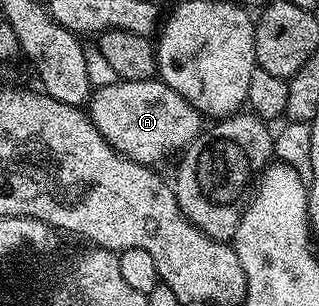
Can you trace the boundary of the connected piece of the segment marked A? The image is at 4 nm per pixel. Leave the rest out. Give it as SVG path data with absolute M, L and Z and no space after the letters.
M157 77L143 81L117 80L111 85L96 88L87 104L87 114L102 137L116 152L131 161L146 165L157 165L160 159L167 158L172 151L180 152L203 130L201 112L195 110L186 99L179 97L179 93L175 93L175 89L171 89Z

